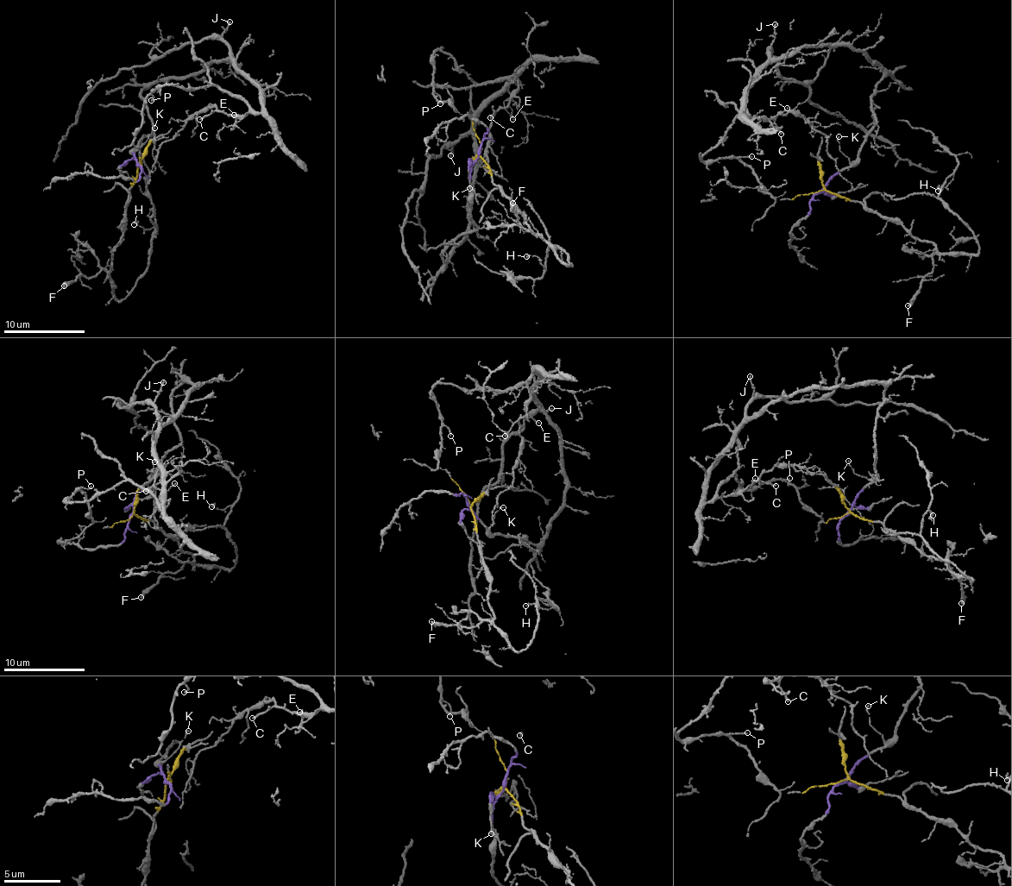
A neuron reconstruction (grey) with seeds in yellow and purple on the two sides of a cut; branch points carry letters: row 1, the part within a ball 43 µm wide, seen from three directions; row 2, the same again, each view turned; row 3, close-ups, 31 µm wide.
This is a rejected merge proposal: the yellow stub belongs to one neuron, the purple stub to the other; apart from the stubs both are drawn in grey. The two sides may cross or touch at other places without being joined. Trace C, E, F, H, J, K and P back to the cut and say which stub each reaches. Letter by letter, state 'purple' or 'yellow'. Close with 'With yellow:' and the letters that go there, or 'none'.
C: purple
E: purple
F: yellow
H: yellow
J: purple
K: purple
P: purple
With yellow: F, H

